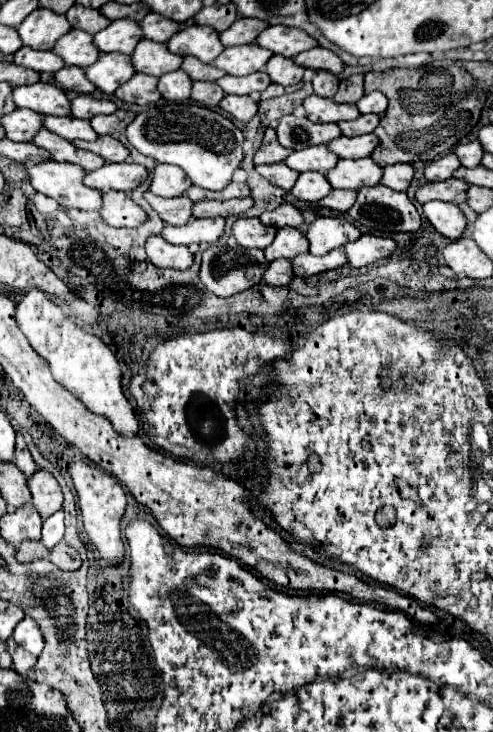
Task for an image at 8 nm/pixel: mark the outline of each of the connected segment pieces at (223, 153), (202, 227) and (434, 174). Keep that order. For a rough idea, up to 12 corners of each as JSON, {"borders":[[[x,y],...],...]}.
{"borders":[[[190,101],[148,107],[126,137],[194,185],[224,189],[244,133]],[[224,217],[166,225],[162,237],[176,245],[214,243],[224,235]],[[454,153],[432,161],[428,181],[446,181],[460,167]]]}

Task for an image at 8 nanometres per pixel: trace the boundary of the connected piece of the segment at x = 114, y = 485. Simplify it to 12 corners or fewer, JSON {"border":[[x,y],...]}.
{"border":[[74,463],[84,531],[112,567],[122,565],[122,485]]}

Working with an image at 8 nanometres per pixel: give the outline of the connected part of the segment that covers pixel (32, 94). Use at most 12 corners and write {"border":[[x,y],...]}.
{"border":[[54,83],[14,89],[16,107],[70,115],[70,99]]}

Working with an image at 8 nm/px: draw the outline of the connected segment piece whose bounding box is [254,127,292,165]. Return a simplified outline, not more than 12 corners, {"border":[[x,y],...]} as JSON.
{"border":[[268,127],[254,155],[254,165],[280,163],[292,153]]}

